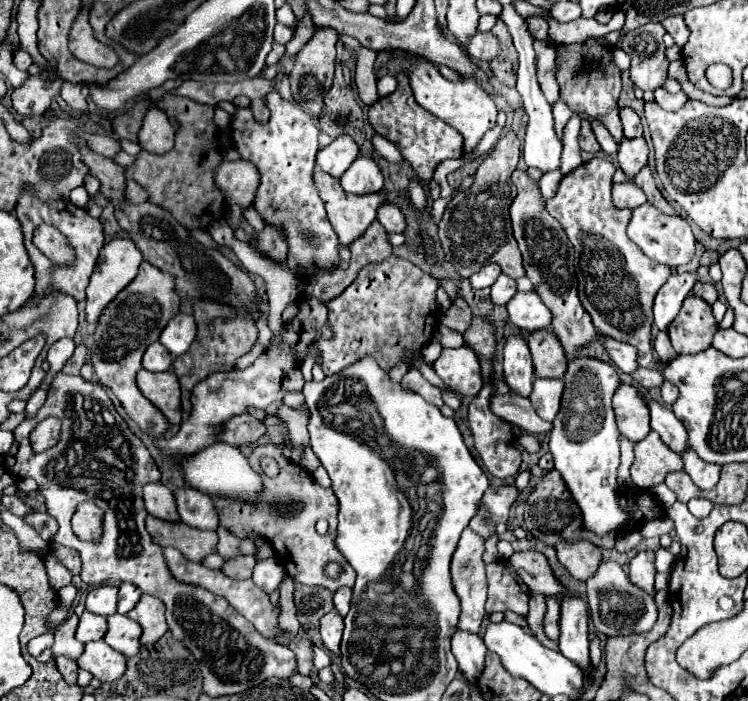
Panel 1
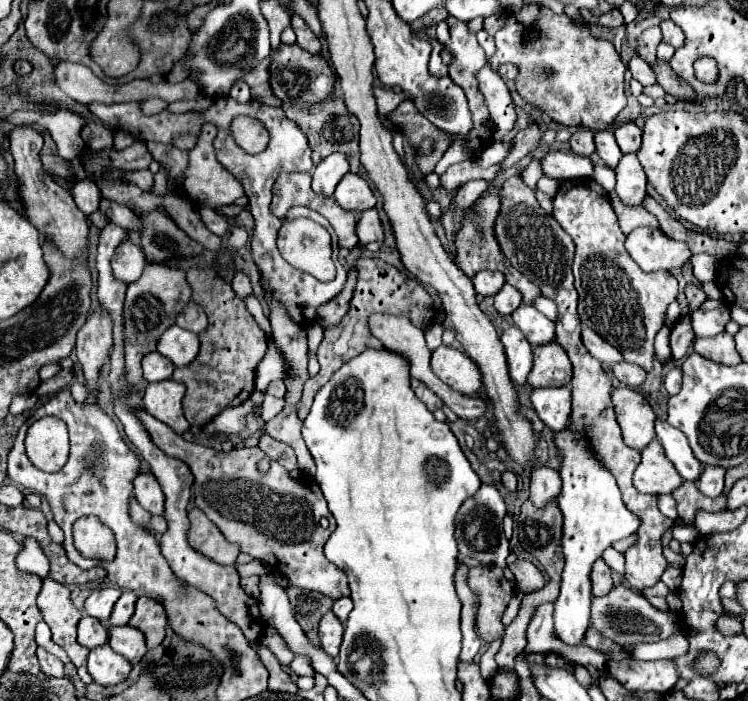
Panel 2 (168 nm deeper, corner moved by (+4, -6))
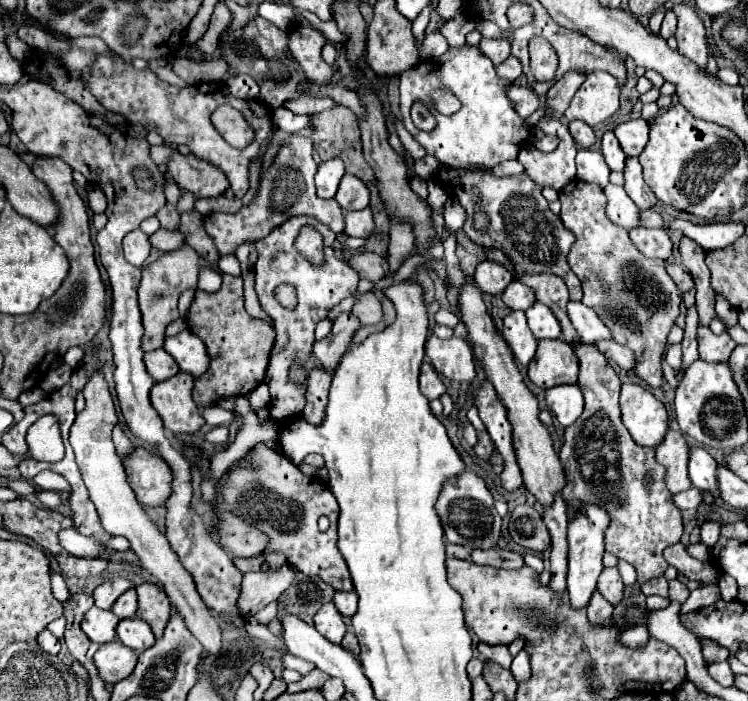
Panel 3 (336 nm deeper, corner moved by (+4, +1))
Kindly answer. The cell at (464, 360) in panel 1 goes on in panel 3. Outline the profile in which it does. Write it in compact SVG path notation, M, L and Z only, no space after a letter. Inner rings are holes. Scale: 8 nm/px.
M430 336L426 342L426 356L436 372L456 382L472 382L476 376L470 344L462 338L440 340Z

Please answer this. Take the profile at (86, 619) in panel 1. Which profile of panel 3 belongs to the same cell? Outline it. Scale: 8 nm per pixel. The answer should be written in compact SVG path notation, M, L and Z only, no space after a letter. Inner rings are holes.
M90 608L82 620L82 630L94 644L104 644L116 638L116 624L118 618L110 610Z

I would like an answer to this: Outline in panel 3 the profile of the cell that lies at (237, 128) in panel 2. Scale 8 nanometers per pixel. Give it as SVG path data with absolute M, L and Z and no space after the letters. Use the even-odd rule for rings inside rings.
M224 106L212 114L214 128L232 144L234 148L246 148L254 140L254 128L240 116L240 112L232 106Z

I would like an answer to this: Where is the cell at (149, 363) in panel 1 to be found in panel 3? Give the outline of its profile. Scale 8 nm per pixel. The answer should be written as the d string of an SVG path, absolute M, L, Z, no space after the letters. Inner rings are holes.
M162 348L160 350L152 350L152 352L146 352L144 354L144 364L146 364L148 374L156 382L168 380L170 376L178 374L178 370L180 370L178 364L172 360L172 356L168 356L168 352L164 352Z

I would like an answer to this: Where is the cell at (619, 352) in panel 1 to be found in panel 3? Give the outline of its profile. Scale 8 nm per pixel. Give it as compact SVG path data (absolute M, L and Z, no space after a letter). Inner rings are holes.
M568 302L568 318L586 344L596 344L596 340L612 340L608 328L596 312L592 312L592 308L580 302Z

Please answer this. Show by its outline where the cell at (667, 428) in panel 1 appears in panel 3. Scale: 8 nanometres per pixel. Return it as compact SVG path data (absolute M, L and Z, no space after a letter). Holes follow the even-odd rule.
M690 446L690 458L688 458L690 480L698 490L708 490L714 496L718 496L716 466L718 466L718 462L704 448Z

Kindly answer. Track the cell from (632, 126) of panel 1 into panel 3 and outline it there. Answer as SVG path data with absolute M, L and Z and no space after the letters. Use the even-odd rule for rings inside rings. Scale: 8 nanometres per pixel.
M642 118L622 122L614 128L614 134L626 156L640 156L648 142L648 122Z

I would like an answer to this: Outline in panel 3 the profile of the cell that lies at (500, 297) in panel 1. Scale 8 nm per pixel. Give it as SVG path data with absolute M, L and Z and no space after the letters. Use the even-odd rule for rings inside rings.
M512 280L512 284L508 284L508 288L502 292L502 300L510 310L526 310L534 304L536 296L528 286L518 280Z

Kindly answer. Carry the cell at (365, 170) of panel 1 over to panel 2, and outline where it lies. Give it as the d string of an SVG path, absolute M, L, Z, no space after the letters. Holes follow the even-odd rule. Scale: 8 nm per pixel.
M346 173L342 177L342 181L338 183L334 191L334 199L346 211L358 211L358 213L372 209L376 205L374 193L368 187L368 183L360 175L354 175L354 173Z

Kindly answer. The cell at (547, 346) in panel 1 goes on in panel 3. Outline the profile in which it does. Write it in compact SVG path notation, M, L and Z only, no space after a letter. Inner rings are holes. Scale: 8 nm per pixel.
M538 340L534 360L528 364L528 378L540 388L574 384L578 378L578 358L572 346L562 340Z

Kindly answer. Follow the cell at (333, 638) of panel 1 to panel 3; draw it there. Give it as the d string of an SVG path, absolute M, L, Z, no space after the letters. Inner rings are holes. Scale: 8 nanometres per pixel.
M332 602L324 604L316 616L314 616L314 626L316 630L326 638L330 640L332 644L342 644L342 638L346 634L346 622L344 618L340 616L340 612L336 610L336 606Z

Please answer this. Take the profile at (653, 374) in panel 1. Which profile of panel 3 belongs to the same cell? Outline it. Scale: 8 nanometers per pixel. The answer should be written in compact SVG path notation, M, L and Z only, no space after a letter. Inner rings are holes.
M600 340L600 342L596 342L596 348L598 348L610 362L614 362L616 366L620 366L620 368L626 370L626 372L632 372L636 358L632 356L632 350L630 350L630 348L622 346L622 344L614 342L614 340Z

